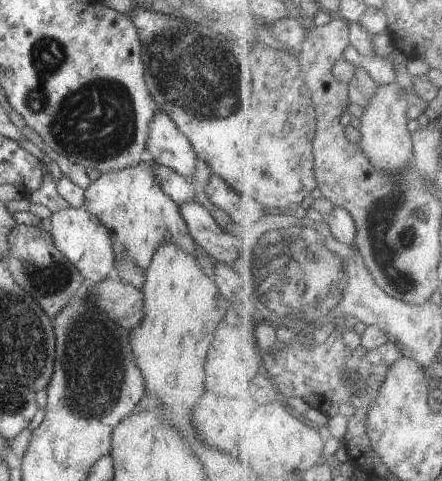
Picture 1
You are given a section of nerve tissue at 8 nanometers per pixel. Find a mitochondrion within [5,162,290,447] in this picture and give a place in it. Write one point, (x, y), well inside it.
(92, 372)

